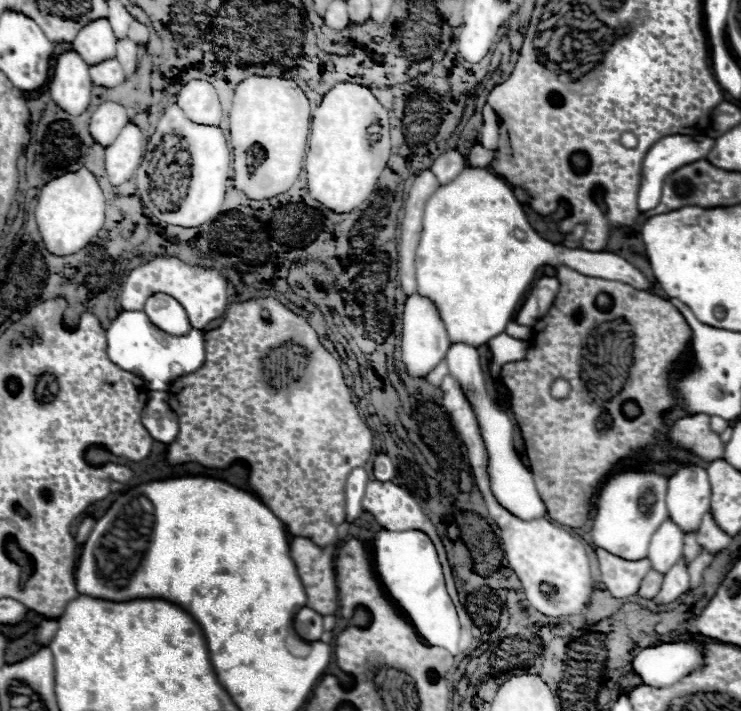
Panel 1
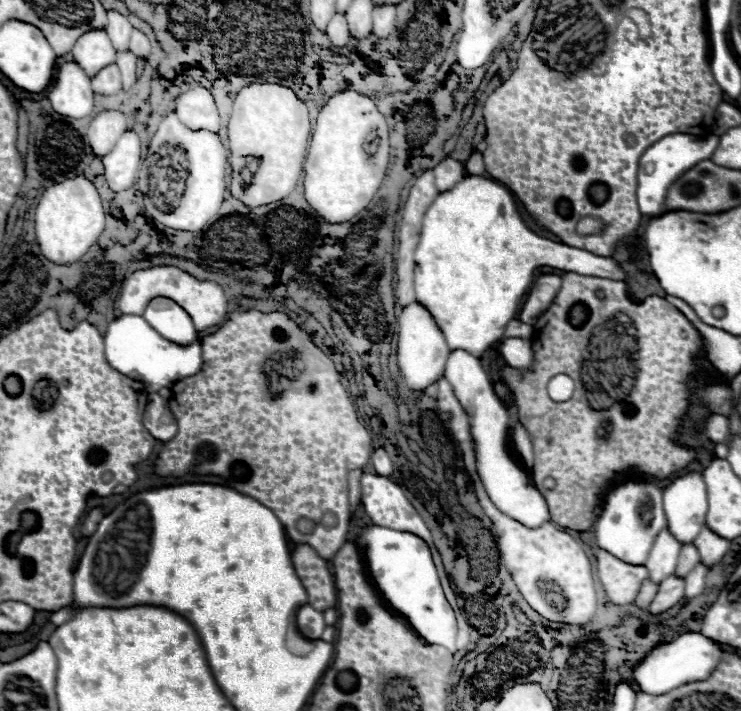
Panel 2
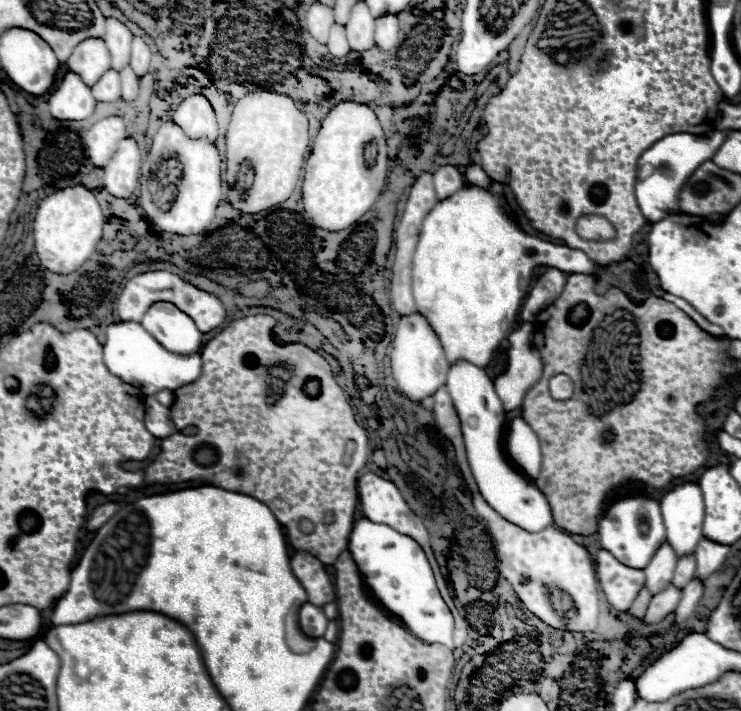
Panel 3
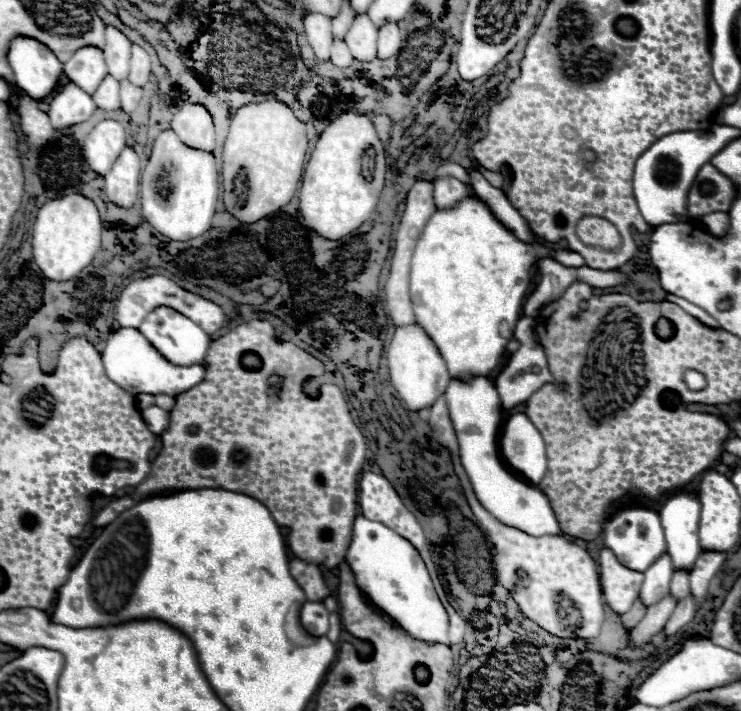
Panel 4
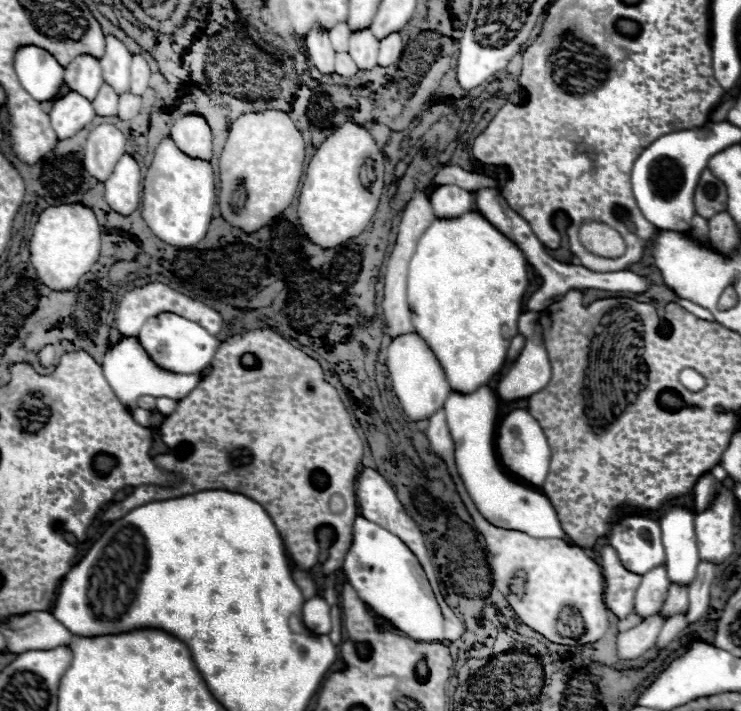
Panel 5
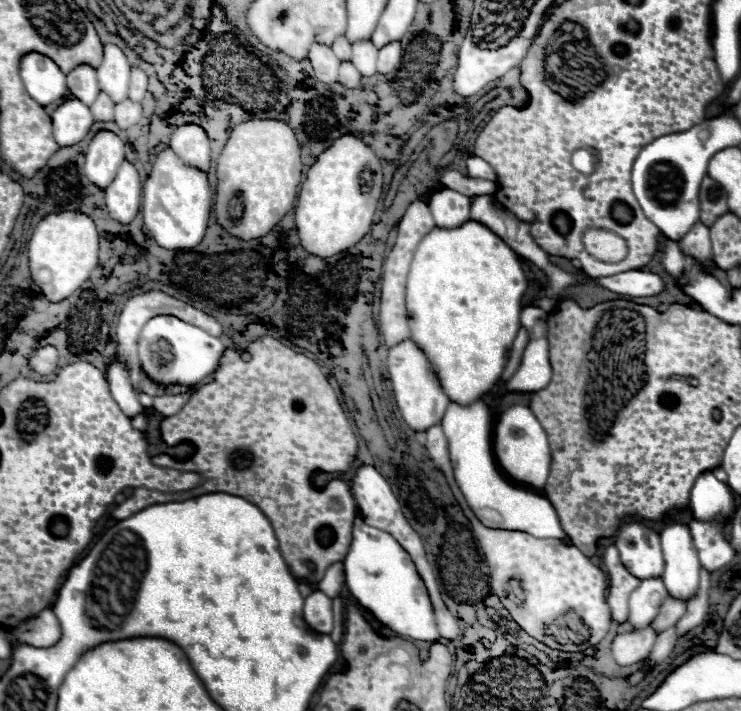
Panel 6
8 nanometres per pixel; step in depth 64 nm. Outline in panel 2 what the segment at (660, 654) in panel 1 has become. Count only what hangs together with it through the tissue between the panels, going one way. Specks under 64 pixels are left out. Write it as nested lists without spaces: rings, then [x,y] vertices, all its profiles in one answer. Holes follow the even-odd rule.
[[[688,632],[668,644],[648,650],[634,666],[634,680],[640,684],[640,690],[653,695],[663,695],[686,682],[708,678],[718,658],[720,658],[720,648],[716,642],[698,632]]]

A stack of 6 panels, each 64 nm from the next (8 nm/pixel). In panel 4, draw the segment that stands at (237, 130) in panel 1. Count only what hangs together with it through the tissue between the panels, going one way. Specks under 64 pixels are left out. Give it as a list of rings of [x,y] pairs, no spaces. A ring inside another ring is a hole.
[[[266,100],[236,110],[222,152],[224,206],[236,218],[252,224],[288,204],[298,188],[308,152],[306,124],[282,102]]]

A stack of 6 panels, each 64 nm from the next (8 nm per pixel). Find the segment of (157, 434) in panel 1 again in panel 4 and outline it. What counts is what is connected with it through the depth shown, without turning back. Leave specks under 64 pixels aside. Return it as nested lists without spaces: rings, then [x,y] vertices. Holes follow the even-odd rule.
[[[156,404],[144,408],[144,410],[142,410],[142,418],[144,418],[148,430],[150,430],[152,434],[158,434],[158,436],[160,436],[162,432],[166,432],[168,426],[170,426],[170,412],[158,408]]]

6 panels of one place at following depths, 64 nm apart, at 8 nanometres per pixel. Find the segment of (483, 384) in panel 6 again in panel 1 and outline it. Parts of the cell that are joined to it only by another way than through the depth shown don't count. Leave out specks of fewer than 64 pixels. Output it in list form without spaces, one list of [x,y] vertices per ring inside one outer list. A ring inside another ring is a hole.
[[[468,168],[456,176],[456,180],[438,186],[432,198],[428,198],[424,208],[422,236],[416,250],[416,282],[418,292],[428,296],[440,310],[440,316],[446,324],[450,342],[468,342],[474,346],[486,344],[492,336],[504,332],[506,324],[514,320],[520,298],[530,290],[534,274],[542,264],[566,264],[580,274],[626,282],[638,290],[654,294],[652,282],[636,270],[628,260],[612,252],[588,252],[588,250],[568,250],[558,244],[550,244],[540,238],[530,226],[522,204],[516,200],[512,186],[494,174],[490,168]]]

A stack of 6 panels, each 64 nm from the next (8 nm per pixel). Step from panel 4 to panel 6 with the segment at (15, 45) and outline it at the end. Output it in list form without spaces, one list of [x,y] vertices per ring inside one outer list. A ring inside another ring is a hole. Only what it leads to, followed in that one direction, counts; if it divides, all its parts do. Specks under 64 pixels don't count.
[[[28,52],[28,56],[22,56],[20,78],[26,92],[40,106],[60,102],[68,96],[64,72],[60,72],[54,60],[48,60],[48,56],[40,56],[38,52]]]

